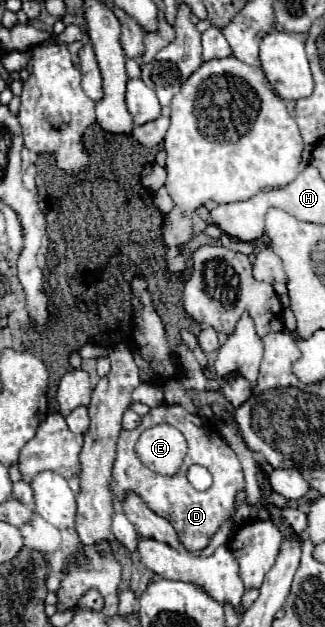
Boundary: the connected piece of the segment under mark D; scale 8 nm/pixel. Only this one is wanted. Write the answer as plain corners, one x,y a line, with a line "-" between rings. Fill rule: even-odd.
160,404
156,408
150,408
150,412
142,416
142,422
134,430
122,430
120,432
120,438
116,444
116,460
114,460
114,468
112,468
112,482
110,482
114,502
124,502
124,498
128,494
138,494
142,498
142,502
152,512
156,512
158,516
168,518
168,522
172,522
172,526
176,528
176,532
180,536
180,542
190,552
202,550
208,544
208,540
212,538
212,534
218,530
218,526
222,522
226,522
226,518
230,516
230,510
234,508
236,492
240,488
244,488
244,474
242,474
242,464
240,464
236,452
222,440
222,436
208,422
204,422
196,414
186,412
182,406
-
156,424
170,424
170,426
178,428
190,444
188,456
184,458
184,464
170,478
152,472
148,466
144,466
138,460
138,456
134,452
134,444
136,444
138,436
146,428
156,426
-
192,464
206,466
212,472
214,484
208,490
198,492
188,482
186,472

